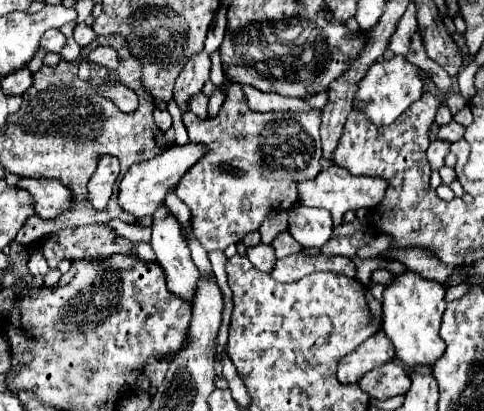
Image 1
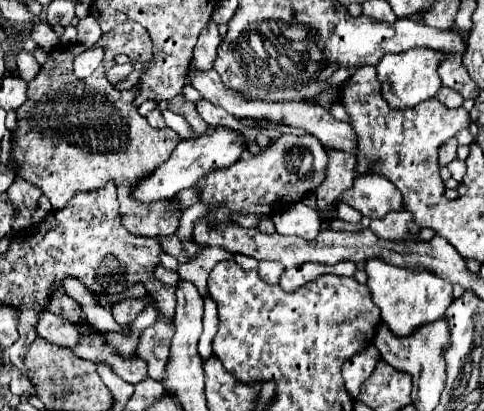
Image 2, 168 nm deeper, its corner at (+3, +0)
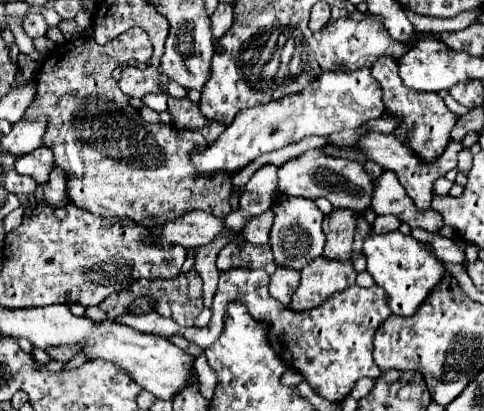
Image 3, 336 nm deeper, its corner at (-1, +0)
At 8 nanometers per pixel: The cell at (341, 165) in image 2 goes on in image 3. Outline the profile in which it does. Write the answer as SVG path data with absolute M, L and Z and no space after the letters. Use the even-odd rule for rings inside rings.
M333 209L331 215L323 219L323 231L327 237L323 257L335 261L349 261L351 259L351 243L355 233L355 219L357 213L349 213L345 209Z

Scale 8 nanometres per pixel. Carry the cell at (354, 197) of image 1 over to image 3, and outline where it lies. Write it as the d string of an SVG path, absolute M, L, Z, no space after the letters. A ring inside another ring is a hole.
M385 171L379 179L375 179L375 193L371 209L377 215L395 215L403 223L411 227L421 227L429 233L439 233L445 225L441 215L433 209L419 211L413 199L405 193L405 187L399 183L393 171Z

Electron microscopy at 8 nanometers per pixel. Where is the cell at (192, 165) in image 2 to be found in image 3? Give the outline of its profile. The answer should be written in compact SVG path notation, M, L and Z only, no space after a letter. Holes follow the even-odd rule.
M363 67L351 73L325 71L301 93L241 111L233 125L229 125L223 135L213 145L209 145L209 149L195 151L191 155L193 165L201 167L205 173L213 169L237 171L263 153L299 143L307 135L329 135L333 131L361 127L371 119L379 119L383 111L383 91L371 77L371 67Z

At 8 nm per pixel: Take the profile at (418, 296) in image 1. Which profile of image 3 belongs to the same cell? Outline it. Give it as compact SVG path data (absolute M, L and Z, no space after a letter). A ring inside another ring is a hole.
M371 231L371 235L363 241L363 255L371 277L387 291L391 311L403 317L411 317L419 309L421 301L429 297L429 291L437 285L437 281L441 281L445 271L443 263L427 249L425 243L413 239L411 235L403 235L401 231L391 231L385 235Z

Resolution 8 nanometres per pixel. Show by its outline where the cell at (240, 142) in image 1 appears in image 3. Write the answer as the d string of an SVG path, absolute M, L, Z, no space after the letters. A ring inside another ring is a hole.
M311 149L305 155L295 157L279 167L279 191L285 195L297 195L307 199L325 197L331 201L335 209L349 209L355 213L363 213L371 207L375 185L361 163L341 161L339 157L325 157L321 151Z

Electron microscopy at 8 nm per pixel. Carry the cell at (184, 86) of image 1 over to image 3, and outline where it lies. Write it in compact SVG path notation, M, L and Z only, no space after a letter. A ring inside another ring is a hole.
M219 3L215 13L211 15L211 21L213 21L213 33L215 37L219 39L221 35L225 35L225 31L231 27L233 23L233 5L227 5L227 3Z

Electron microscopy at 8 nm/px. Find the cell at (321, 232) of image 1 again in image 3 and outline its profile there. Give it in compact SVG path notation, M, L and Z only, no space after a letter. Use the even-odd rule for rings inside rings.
M283 197L273 205L273 227L269 233L269 245L275 257L277 267L289 267L295 271L301 271L307 263L321 257L325 235L321 229L323 213L315 205L315 201L305 197Z

